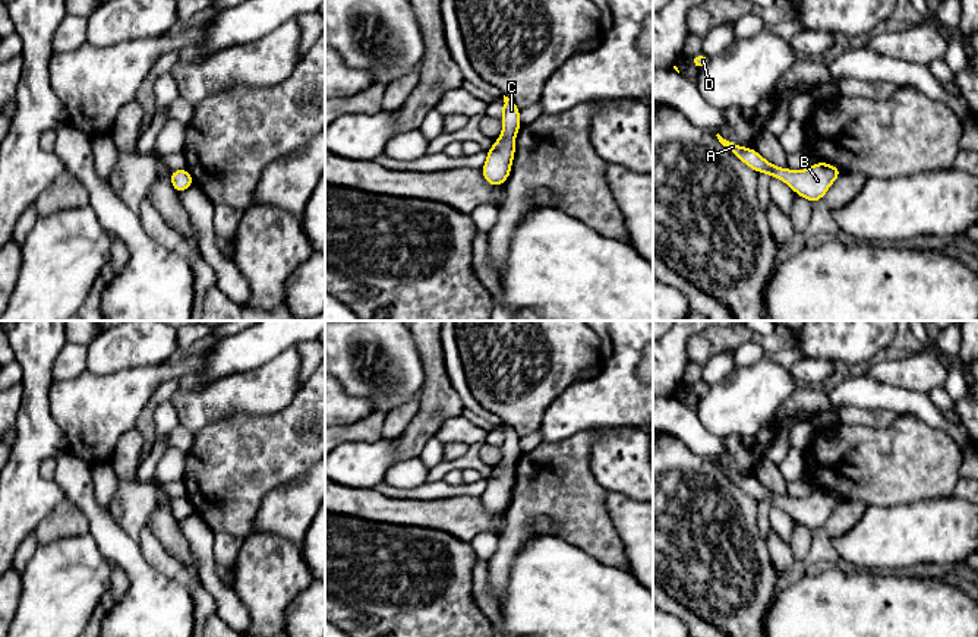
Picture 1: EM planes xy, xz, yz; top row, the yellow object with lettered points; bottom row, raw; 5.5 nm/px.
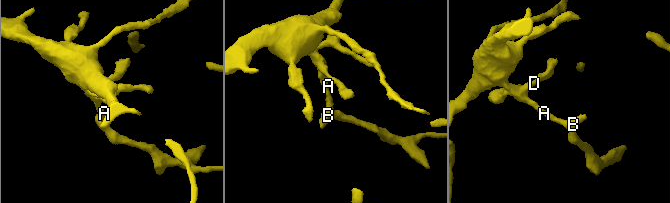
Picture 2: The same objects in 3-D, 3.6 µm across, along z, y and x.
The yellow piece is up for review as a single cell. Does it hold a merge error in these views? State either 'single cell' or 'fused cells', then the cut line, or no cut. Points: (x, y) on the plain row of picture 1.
single cell | no cut

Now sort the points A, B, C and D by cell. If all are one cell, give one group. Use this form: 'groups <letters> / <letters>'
groups A B C D

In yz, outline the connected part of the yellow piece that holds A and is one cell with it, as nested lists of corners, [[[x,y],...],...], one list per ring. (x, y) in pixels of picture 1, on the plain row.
[[[716,463],[719,470],[736,483],[745,493],[755,498],[758,502],[766,501],[785,510],[796,523],[805,526],[808,530],[824,527],[826,520],[833,510],[842,502],[840,496],[823,489],[805,498],[791,498],[776,495],[763,486],[754,476],[745,476],[723,467]]]

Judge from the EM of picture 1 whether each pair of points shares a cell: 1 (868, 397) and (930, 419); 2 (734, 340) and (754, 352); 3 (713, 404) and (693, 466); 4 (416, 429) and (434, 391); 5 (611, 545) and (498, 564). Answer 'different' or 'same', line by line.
1: same
2: different
3: different
4: same
5: same

